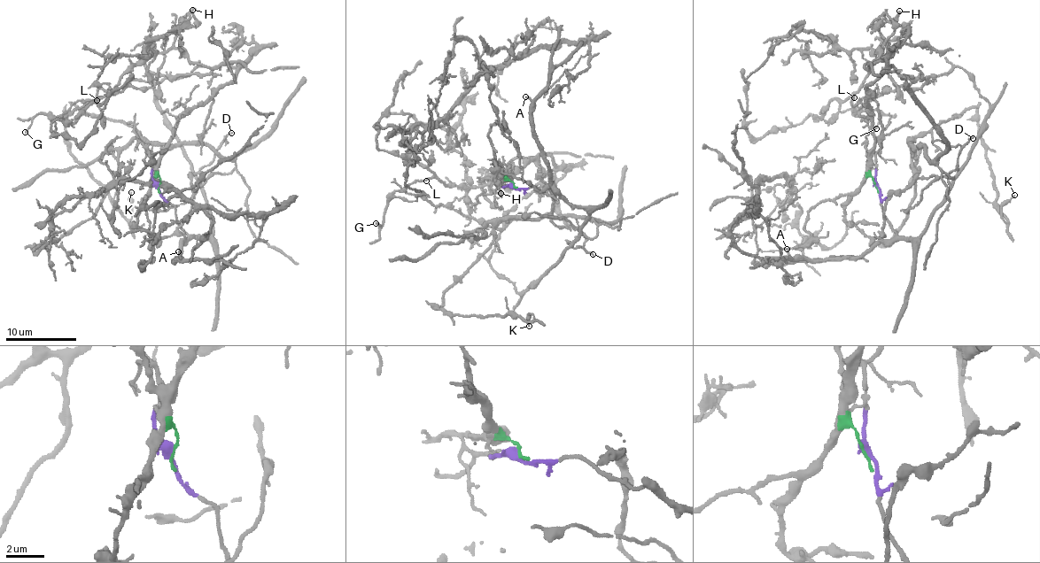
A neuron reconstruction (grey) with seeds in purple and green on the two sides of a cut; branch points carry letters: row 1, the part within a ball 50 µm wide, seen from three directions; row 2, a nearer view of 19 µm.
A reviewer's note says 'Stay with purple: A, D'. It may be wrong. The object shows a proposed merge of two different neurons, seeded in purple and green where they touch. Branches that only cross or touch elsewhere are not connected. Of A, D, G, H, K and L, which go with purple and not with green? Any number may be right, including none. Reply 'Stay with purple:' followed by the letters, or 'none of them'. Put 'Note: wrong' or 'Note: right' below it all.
Stay with purple: A, D
Note: right

